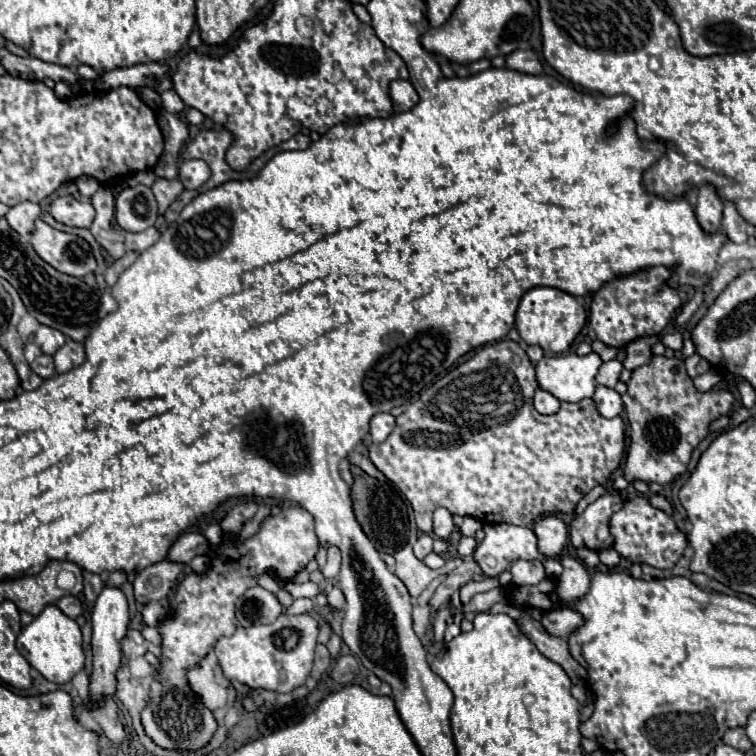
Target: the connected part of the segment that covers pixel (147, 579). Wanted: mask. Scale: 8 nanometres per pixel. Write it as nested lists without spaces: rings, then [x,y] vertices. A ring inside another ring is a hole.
[[[162,560],[144,568],[134,580],[134,594],[140,604],[164,600],[182,572],[181,563],[172,560]]]

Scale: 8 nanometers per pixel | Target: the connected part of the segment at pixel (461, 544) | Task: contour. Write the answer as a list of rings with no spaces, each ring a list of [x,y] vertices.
[[[460,536],[460,538],[458,538],[458,554],[460,554],[460,558],[472,556],[474,548],[476,548],[474,536]]]

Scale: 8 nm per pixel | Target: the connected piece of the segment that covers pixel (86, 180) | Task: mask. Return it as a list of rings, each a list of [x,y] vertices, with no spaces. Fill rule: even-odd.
[[[82,176],[80,180],[76,180],[76,186],[78,186],[78,192],[80,192],[84,198],[92,198],[92,194],[100,188],[98,180],[92,180],[90,176]]]

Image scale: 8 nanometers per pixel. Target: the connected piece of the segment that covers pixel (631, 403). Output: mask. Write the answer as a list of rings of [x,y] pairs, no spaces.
[[[654,356],[650,364],[644,364],[632,372],[622,400],[630,422],[630,452],[624,462],[626,480],[670,484],[686,472],[692,450],[708,434],[708,424],[718,416],[730,414],[734,394],[728,388],[698,392],[682,360]]]

